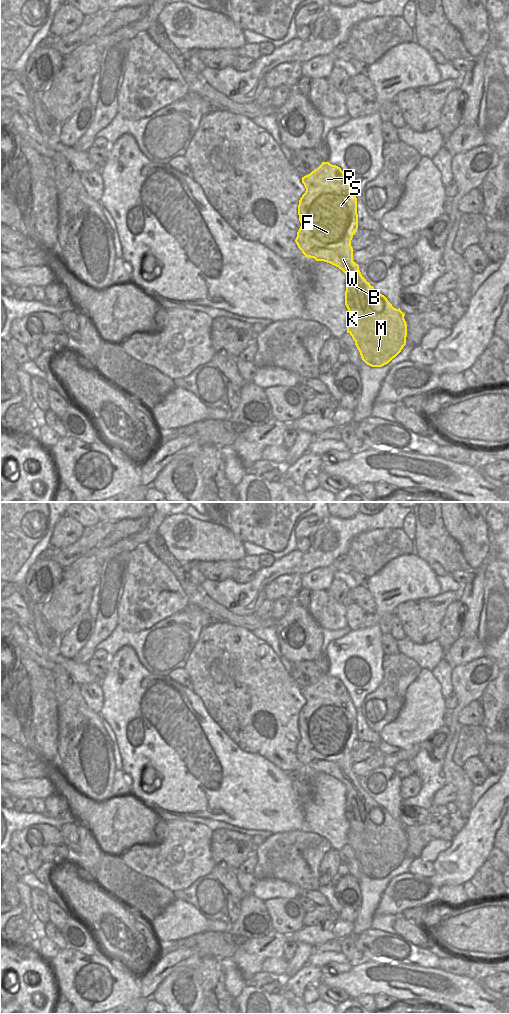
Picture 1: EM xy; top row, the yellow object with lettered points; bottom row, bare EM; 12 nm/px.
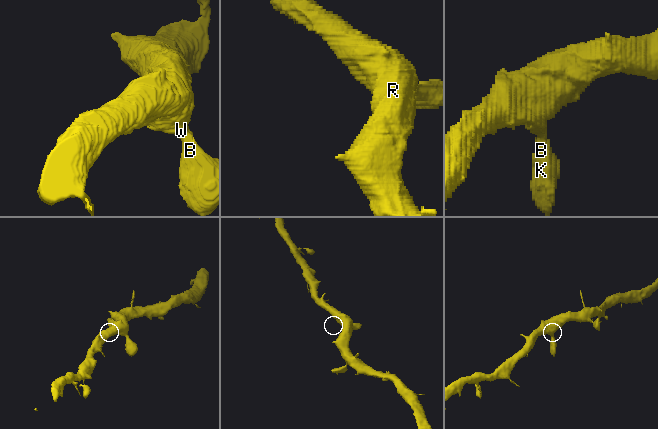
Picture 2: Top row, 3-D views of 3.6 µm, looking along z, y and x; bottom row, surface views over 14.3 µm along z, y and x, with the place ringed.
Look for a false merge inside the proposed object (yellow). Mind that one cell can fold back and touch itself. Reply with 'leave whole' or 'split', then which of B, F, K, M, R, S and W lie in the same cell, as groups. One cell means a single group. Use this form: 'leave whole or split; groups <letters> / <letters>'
leave whole; groups B F K M R S W

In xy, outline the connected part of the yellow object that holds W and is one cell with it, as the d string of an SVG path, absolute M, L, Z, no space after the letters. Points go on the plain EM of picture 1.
M322 674L317 681L302 689L302 695L306 703L299 712L298 727L301 738L295 754L305 769L330 775L346 786L345 817L349 823L347 845L352 848L362 872L367 877L382 879L395 870L406 857L407 836L405 826L400 820L394 820L384 807L375 802L362 788L359 777L353 773L351 752L358 741L357 710L341 680L329 674Z

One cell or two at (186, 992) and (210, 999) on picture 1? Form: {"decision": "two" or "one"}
{"decision": "two"}

